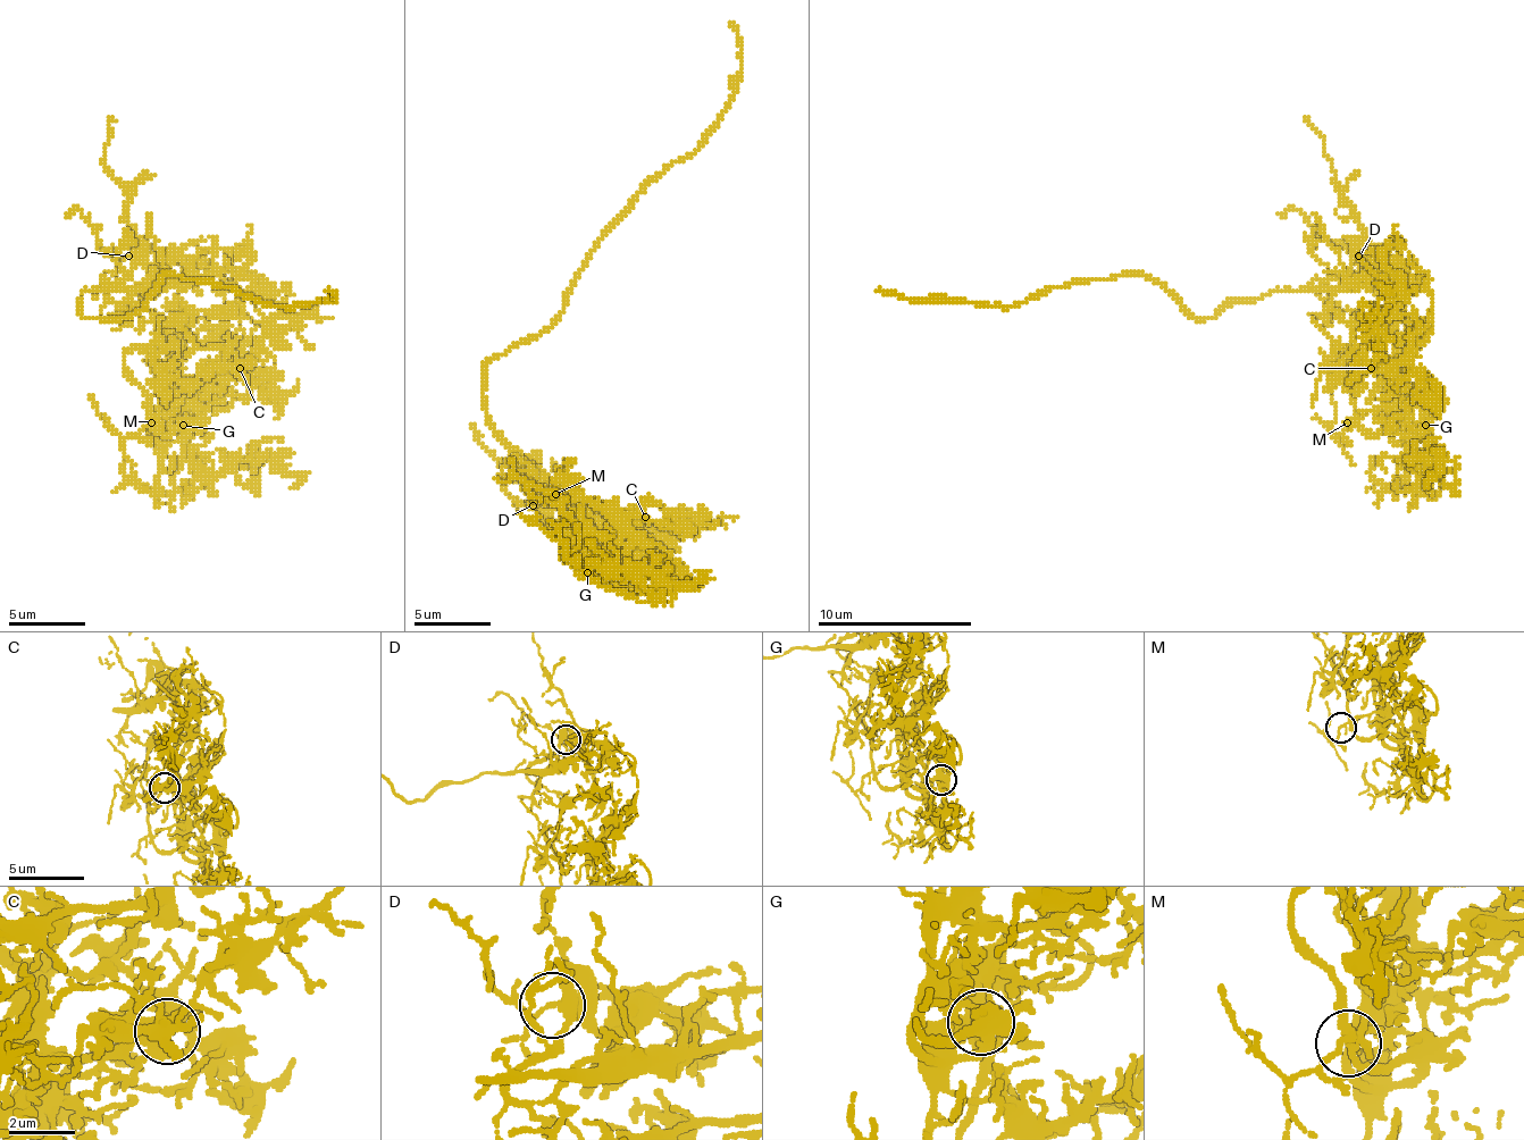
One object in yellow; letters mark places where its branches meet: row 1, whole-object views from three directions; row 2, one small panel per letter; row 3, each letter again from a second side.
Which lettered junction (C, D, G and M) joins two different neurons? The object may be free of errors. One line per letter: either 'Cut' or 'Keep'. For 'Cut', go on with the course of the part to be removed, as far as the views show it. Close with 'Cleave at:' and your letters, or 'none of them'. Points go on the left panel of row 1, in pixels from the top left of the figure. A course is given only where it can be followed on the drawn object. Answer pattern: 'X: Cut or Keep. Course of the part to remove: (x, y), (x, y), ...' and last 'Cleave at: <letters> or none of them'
C: Keep
D: Keep
G: Keep
M: Keep
Cleave at: none of them

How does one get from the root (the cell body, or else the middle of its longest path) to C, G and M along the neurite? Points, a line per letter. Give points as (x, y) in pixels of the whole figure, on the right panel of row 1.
C: (1250, 302), (1274, 291), (1328, 291), (1332, 294), (1332, 310), (1355, 329), (1355, 345), (1363, 349), (1371, 368)
G: (1250, 302), (1274, 291), (1328, 291), (1332, 310), (1355, 329), (1363, 360), (1405, 387), (1401, 395), (1424, 426)
M: (1250, 302), (1274, 291), (1332, 294), (1332, 310), (1351, 326), (1351, 341), (1339, 349), (1355, 392), (1347, 422)

